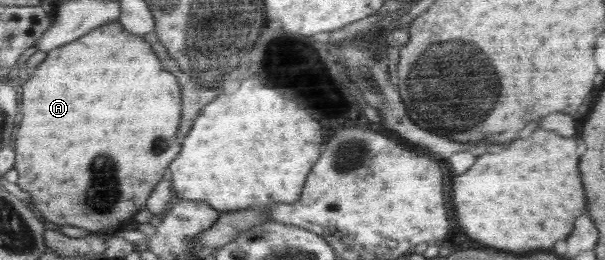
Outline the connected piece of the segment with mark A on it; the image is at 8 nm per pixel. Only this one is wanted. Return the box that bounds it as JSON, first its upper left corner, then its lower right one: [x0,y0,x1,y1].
[16,20,184,233]

